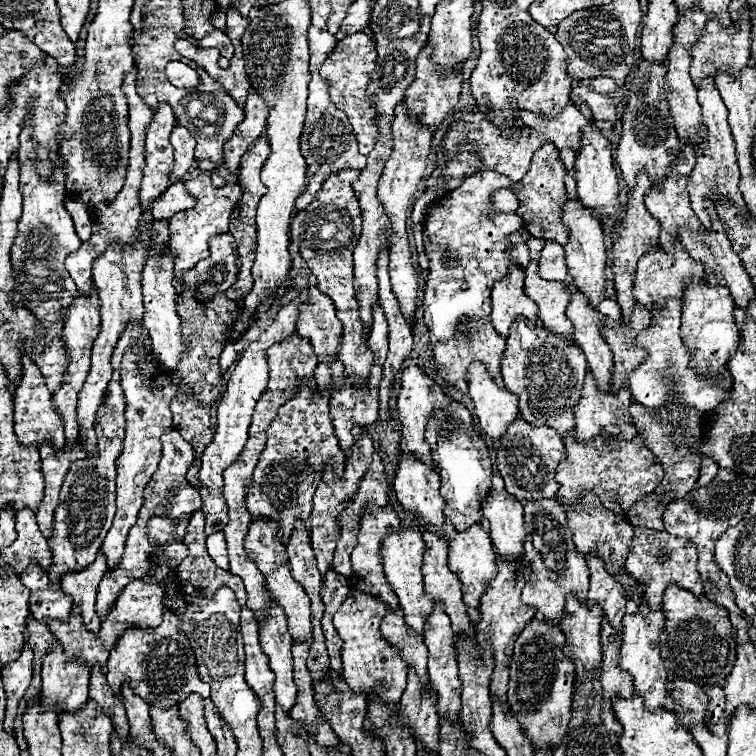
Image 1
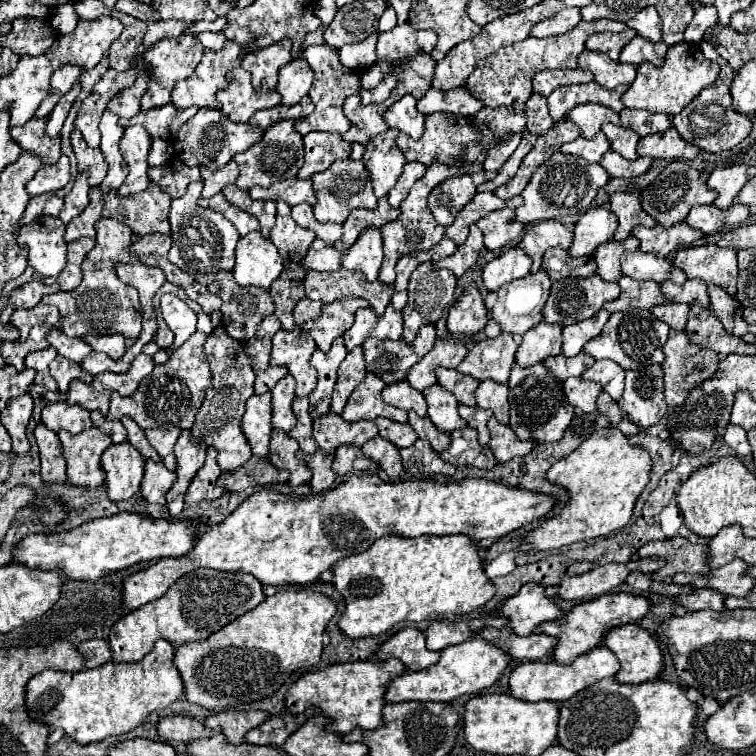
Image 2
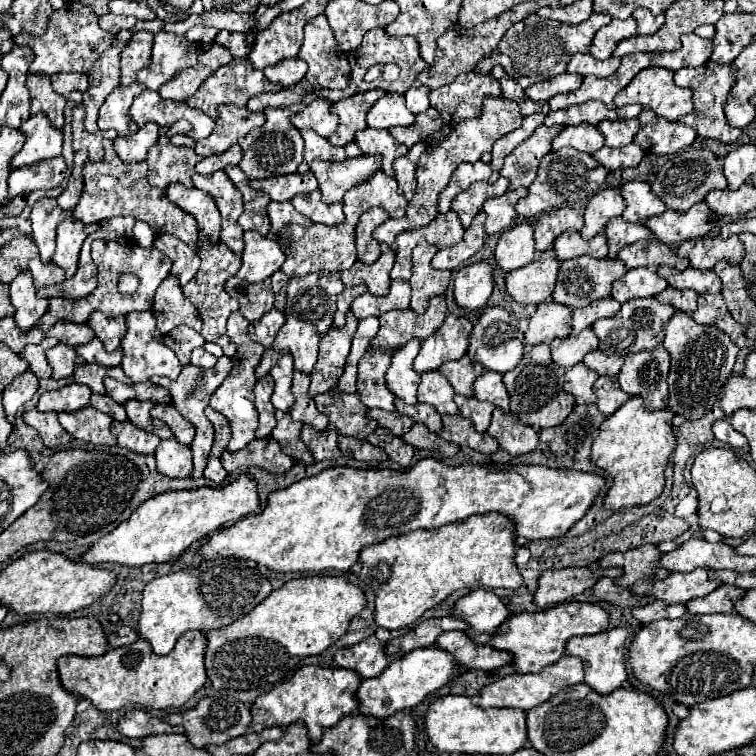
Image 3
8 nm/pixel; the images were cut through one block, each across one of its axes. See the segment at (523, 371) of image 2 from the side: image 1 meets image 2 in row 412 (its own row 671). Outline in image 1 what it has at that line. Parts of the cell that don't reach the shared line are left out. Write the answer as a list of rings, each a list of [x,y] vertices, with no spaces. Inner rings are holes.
[[[532,618],[528,628],[520,632],[514,646],[514,656],[510,662],[510,682],[508,682],[508,704],[516,720],[526,734],[526,738],[544,750],[552,750],[564,734],[570,720],[570,700],[572,700],[572,680],[574,666],[568,654],[564,654],[566,636],[554,624],[544,624],[544,620]]]

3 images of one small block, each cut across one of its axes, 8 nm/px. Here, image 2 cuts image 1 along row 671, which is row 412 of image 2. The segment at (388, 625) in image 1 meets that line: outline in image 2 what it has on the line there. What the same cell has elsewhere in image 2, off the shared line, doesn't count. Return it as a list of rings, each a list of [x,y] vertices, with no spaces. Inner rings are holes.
[[[406,380],[396,384],[396,386],[386,386],[382,390],[382,398],[386,404],[392,404],[396,408],[404,408],[404,410],[414,410],[418,416],[426,416],[426,400],[422,396],[422,392],[414,390]]]

